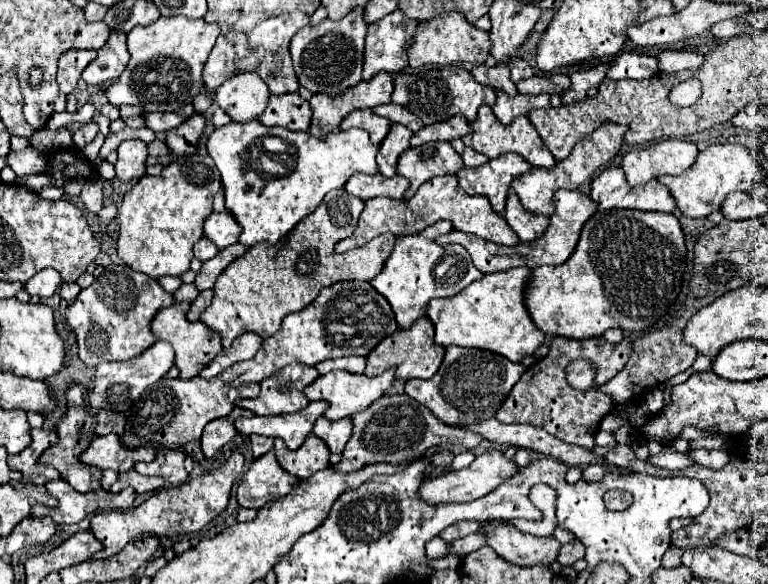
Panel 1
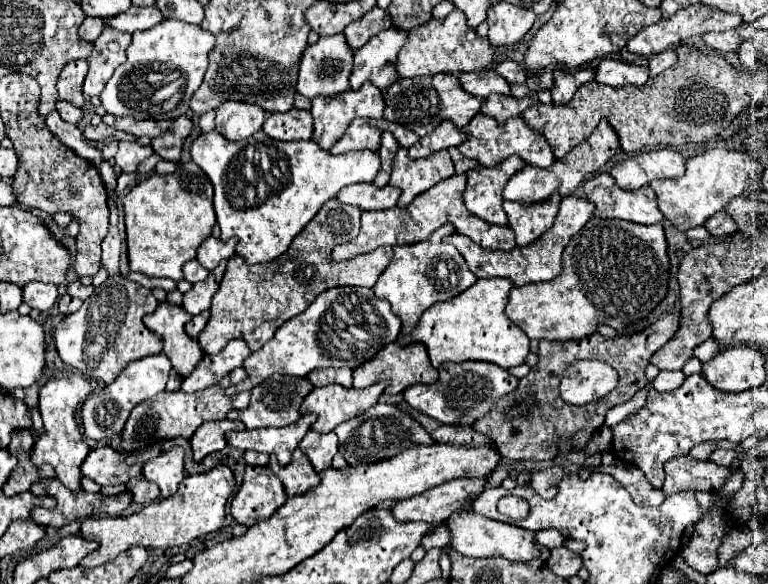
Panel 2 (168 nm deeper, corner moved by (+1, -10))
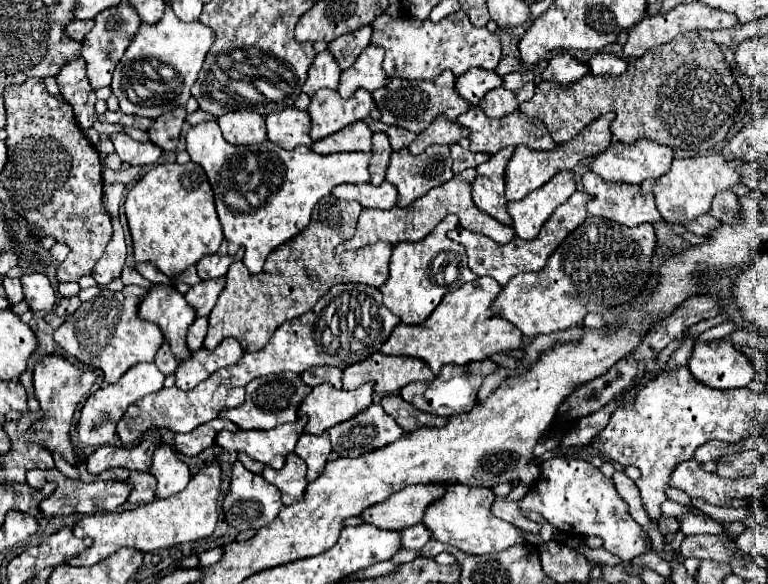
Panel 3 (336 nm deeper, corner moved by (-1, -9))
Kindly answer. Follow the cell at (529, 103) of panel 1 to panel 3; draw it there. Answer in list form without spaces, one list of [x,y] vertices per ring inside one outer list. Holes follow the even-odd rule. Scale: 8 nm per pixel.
[[[497,87],[479,101],[479,107],[485,111],[487,117],[507,117],[519,109],[519,99],[505,87]]]

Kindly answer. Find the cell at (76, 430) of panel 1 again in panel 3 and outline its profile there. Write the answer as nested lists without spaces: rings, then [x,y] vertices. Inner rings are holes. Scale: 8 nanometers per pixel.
[[[49,355],[43,357],[43,361],[39,365],[35,365],[35,373],[33,373],[33,385],[35,385],[35,397],[41,405],[43,411],[43,419],[41,419],[41,427],[37,435],[31,435],[27,441],[45,447],[51,453],[59,453],[69,465],[77,467],[81,463],[81,457],[75,453],[71,439],[69,439],[69,429],[71,429],[71,419],[73,413],[79,405],[79,401],[89,393],[89,389],[93,387],[93,383],[97,381],[97,375],[93,369],[89,367],[81,367],[75,365],[59,355]]]

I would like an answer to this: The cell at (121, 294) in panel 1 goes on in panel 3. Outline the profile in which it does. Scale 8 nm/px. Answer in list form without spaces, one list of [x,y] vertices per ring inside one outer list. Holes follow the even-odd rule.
[[[127,285],[123,291],[101,291],[97,297],[81,303],[81,307],[67,317],[67,321],[53,333],[55,343],[67,357],[77,359],[83,365],[103,371],[101,385],[107,387],[115,383],[129,367],[153,361],[155,353],[163,345],[165,337],[155,323],[139,319],[139,305],[147,289],[137,285]]]

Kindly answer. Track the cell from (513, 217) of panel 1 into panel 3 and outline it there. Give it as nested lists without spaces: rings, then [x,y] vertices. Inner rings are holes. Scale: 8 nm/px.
[[[571,171],[557,173],[547,185],[531,191],[527,199],[507,203],[507,213],[513,219],[513,229],[521,239],[535,239],[543,223],[551,217],[565,199],[575,193],[575,179]]]

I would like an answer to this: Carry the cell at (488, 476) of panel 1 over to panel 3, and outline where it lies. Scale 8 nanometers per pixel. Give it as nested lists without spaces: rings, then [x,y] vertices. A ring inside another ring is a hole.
[[[411,485],[393,493],[387,501],[377,503],[361,513],[365,523],[377,525],[381,529],[405,529],[407,525],[423,523],[425,509],[431,501],[443,497],[447,485]]]

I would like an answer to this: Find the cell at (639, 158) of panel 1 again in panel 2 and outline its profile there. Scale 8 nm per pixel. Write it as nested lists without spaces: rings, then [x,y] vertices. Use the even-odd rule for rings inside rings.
[[[661,148],[641,152],[637,156],[623,160],[621,164],[617,162],[609,174],[613,176],[619,188],[635,190],[655,178],[679,178],[683,172],[685,172],[685,158],[671,148]]]

